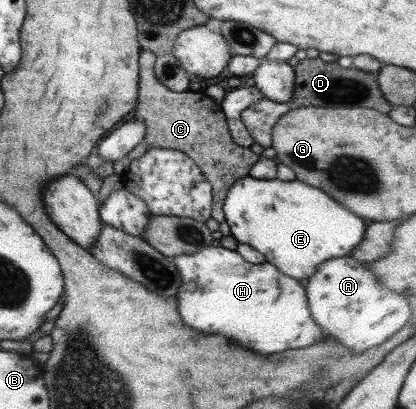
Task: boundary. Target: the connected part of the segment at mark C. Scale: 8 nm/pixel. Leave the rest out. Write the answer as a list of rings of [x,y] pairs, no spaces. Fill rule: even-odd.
[[[140,51],[138,55],[137,101],[134,116],[143,124],[143,140],[148,149],[162,148],[183,152],[189,156],[211,186],[211,217],[224,222],[222,203],[233,180],[249,175],[250,167],[261,157],[249,148],[232,142],[220,105],[203,92],[172,92],[153,73],[156,55]]]

